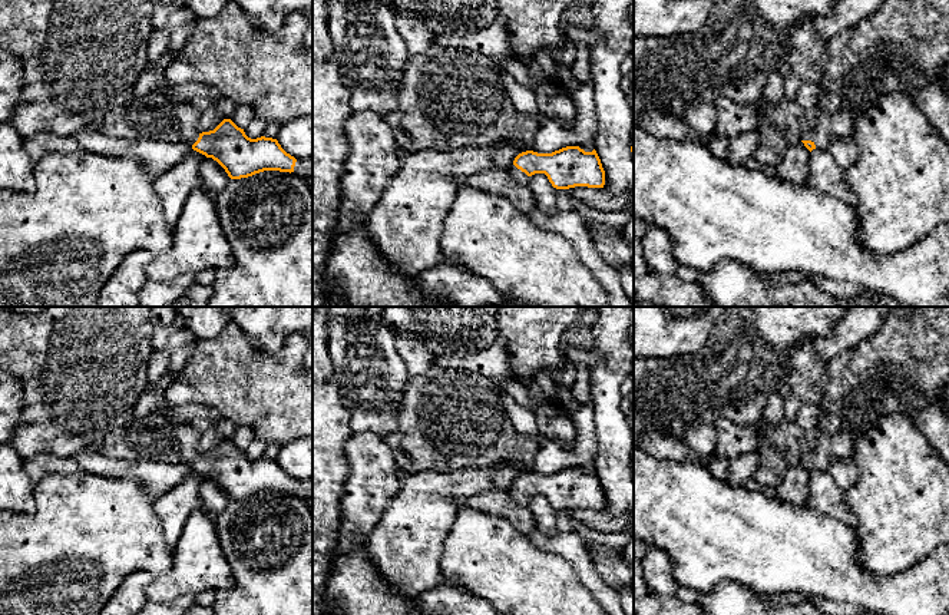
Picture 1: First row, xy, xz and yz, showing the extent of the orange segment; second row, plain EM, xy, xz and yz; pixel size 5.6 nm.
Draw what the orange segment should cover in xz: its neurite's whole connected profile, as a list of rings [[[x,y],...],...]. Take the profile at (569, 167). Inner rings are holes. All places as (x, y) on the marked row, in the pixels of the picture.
[[[566,146],[552,153],[522,152],[507,171],[522,182],[535,173],[545,173],[556,189],[605,185],[605,171],[596,151],[585,152],[579,146]]]

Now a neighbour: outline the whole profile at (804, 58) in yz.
[[[810,19],[791,29],[787,63],[801,80],[820,85],[823,80],[821,53],[826,42],[816,33]]]

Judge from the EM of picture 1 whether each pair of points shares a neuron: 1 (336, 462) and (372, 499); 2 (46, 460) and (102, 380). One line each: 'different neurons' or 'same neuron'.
1: different neurons
2: different neurons

